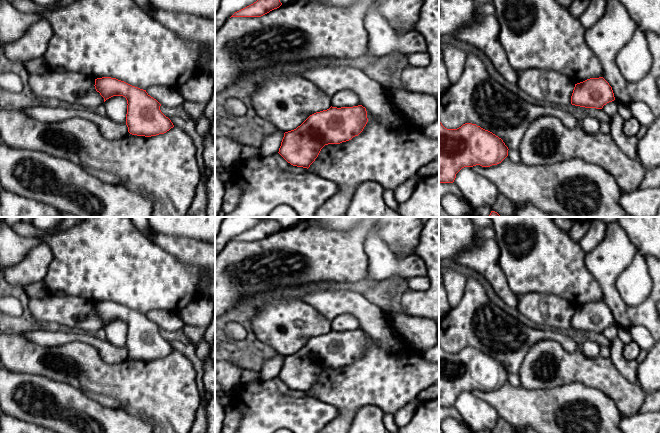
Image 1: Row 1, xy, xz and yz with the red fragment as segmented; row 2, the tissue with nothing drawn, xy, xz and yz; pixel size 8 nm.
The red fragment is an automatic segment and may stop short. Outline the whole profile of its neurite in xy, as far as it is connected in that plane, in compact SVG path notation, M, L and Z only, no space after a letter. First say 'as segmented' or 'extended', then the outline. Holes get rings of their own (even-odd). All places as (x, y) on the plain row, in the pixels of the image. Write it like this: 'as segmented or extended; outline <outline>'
as segmented; outline M111 301L95 303L94 310L104 326L113 320L126 322L126 349L130 358L151 361L164 358L174 351L171 344L161 336L161 328L146 314Z

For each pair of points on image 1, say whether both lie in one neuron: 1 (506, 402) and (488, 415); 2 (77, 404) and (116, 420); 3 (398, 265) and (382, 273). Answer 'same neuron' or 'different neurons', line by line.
1: different neurons
2: same neuron
3: same neuron

